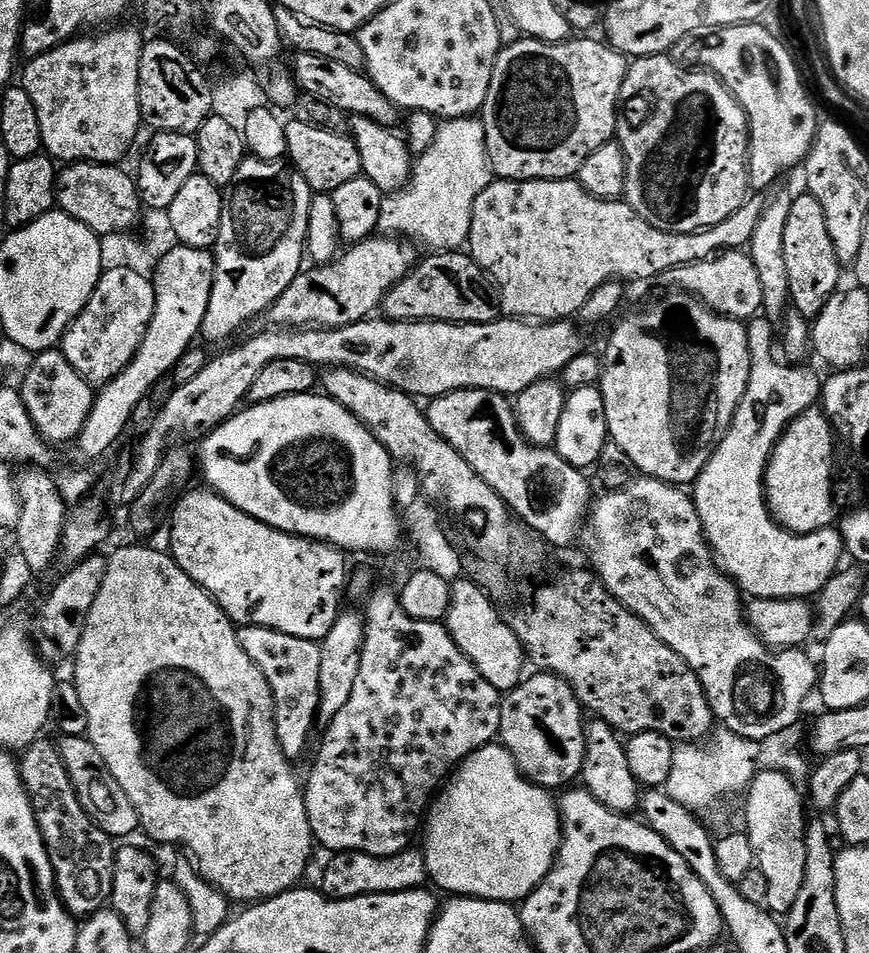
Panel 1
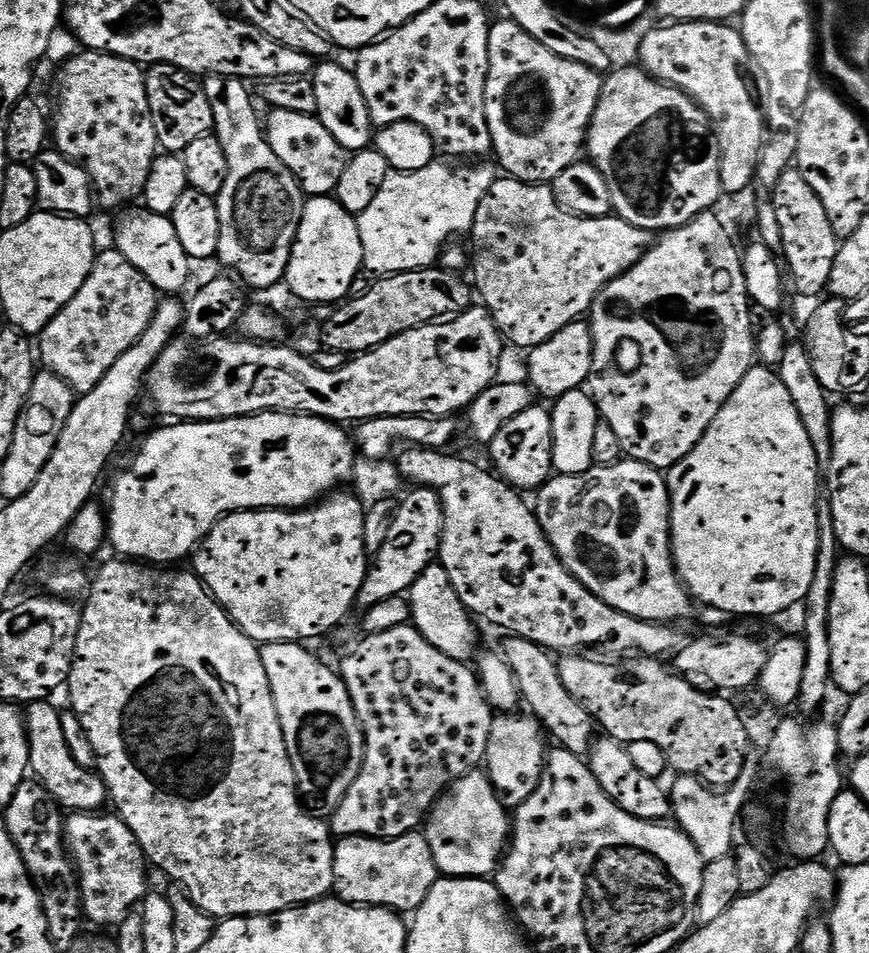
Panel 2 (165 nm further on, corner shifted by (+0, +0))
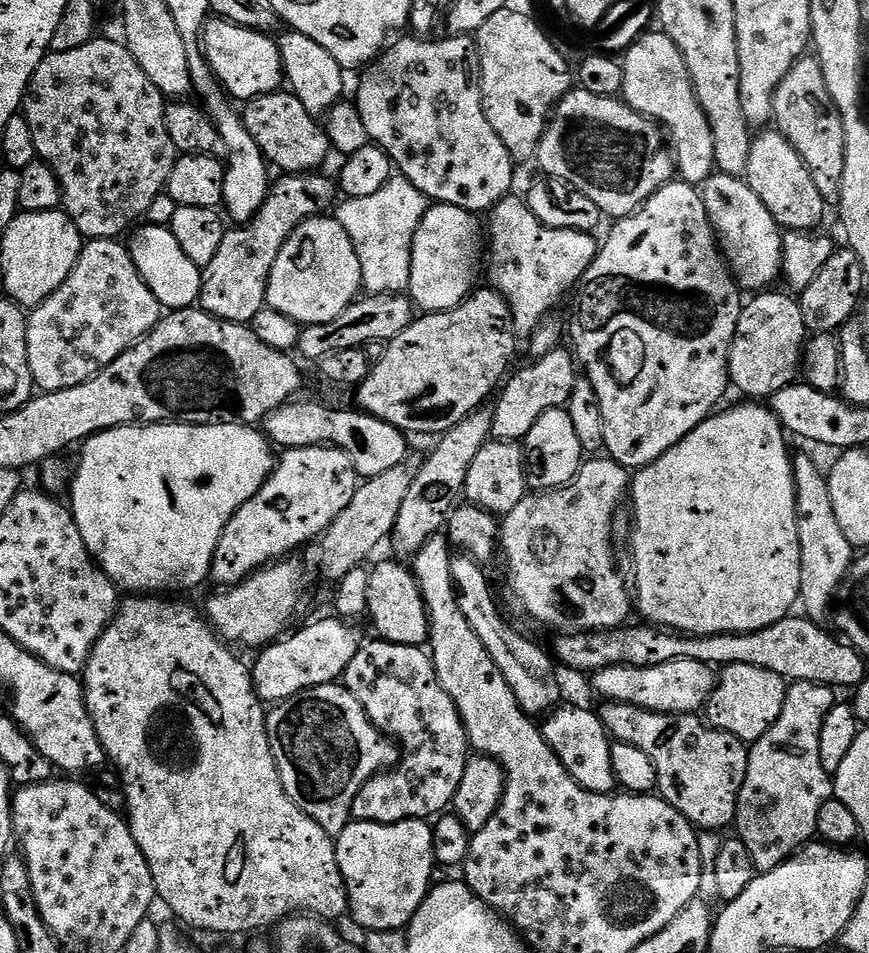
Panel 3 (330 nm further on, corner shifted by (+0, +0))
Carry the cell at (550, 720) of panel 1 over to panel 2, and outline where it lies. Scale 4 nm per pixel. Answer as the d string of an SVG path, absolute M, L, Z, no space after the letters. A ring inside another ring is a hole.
M500 714L490 726L490 742L486 746L483 767L496 787L496 793L509 809L515 810L525 804L538 790L538 782L544 773L544 766L550 751L544 745L546 732L536 717L531 714Z

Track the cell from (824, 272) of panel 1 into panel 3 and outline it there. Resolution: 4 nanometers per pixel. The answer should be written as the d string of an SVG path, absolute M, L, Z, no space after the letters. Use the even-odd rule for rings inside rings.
M779 130L761 131L753 139L746 179L781 229L806 233L819 229L816 227L824 220L826 201L818 194L806 162Z

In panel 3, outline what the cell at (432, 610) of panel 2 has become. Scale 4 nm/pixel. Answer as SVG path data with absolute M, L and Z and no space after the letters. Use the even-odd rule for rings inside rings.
M384 560L377 568L371 569L368 616L376 627L375 635L395 644L427 645L430 640L430 613L424 592L411 571L403 563L392 560Z

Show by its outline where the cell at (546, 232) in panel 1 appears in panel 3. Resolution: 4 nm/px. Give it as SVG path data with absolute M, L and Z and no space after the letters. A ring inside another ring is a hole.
M509 194L499 200L486 216L486 274L487 283L503 296L504 301L512 311L512 326L521 337L531 337L532 331L551 317L552 312L564 300L564 295L572 287L584 280L586 270L594 262L598 251L598 240L592 232L579 232L578 230L558 230L547 228L530 210L527 199Z

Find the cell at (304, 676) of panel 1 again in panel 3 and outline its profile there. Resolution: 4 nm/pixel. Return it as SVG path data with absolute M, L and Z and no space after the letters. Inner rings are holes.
M343 683L323 684L317 688L311 688L305 692L300 692L297 696L291 696L289 700L282 700L275 705L267 713L268 722L268 741L272 747L272 753L276 759L278 766L278 774L282 778L282 786L286 790L286 794L290 794L292 801L304 811L310 818L314 818L314 822L318 822L318 826L322 826L322 830L326 830L332 837L339 836L342 829L346 827L352 820L352 807L354 806L354 798L358 798L358 794L362 790L362 786L377 775L381 770L391 770L400 763L402 755L401 749L397 747L391 739L385 738L377 728L370 722L370 718L365 714L363 706L358 702L358 698L354 698L354 694L350 694Z

